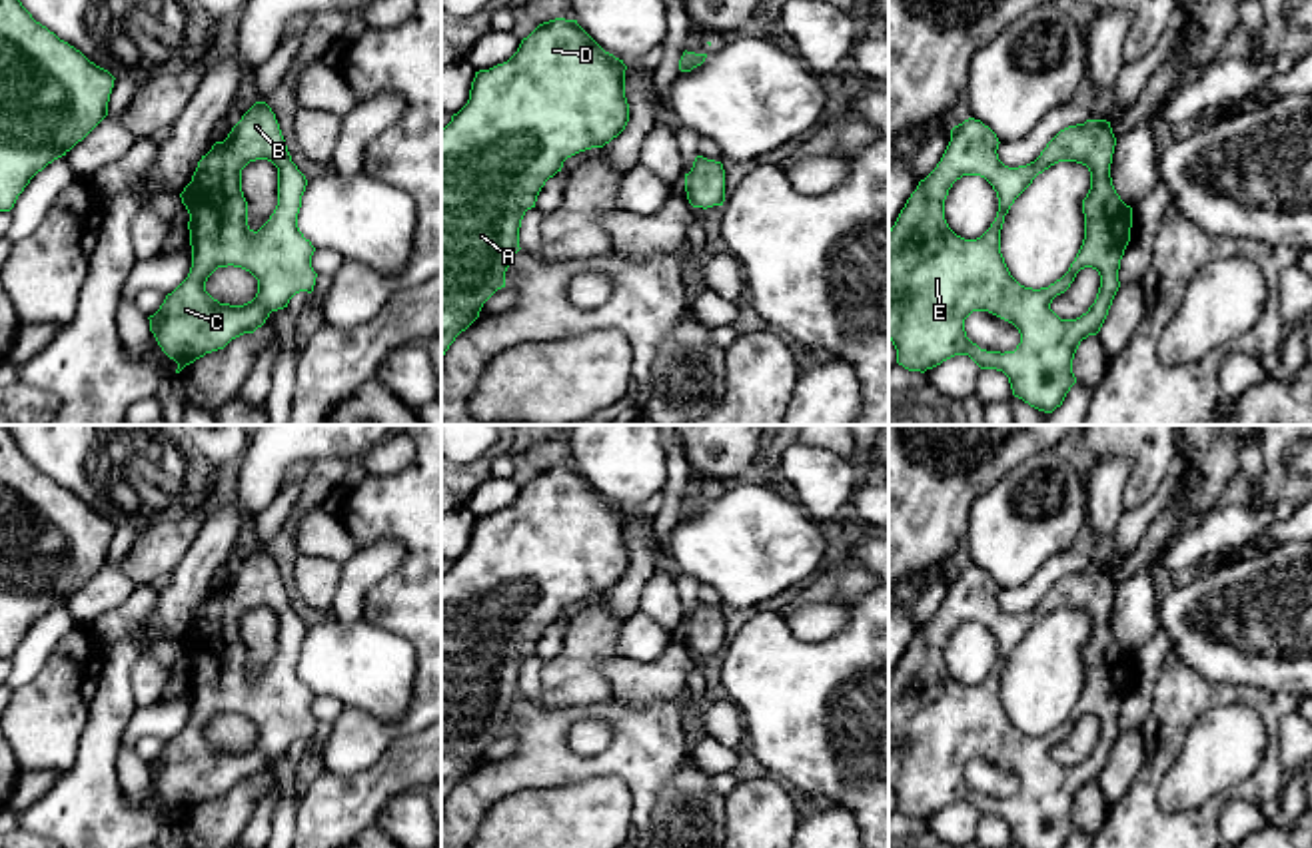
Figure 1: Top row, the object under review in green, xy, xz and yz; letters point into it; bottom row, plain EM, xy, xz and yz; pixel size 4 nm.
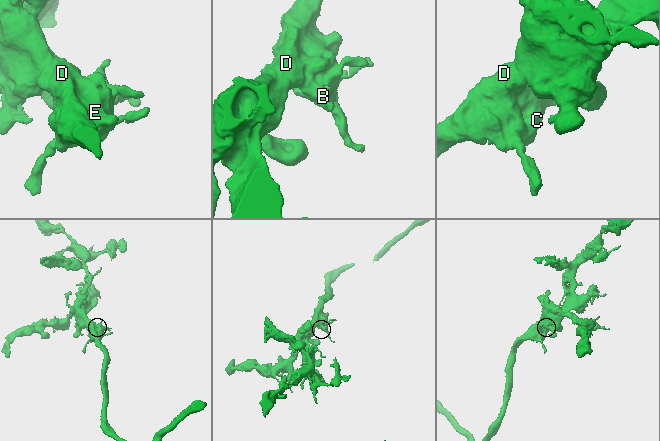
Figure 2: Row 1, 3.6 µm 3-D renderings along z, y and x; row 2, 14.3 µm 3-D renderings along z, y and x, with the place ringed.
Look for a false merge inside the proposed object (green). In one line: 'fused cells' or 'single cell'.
single cell

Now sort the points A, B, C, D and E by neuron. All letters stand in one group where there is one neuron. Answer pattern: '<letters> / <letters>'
A B C D E

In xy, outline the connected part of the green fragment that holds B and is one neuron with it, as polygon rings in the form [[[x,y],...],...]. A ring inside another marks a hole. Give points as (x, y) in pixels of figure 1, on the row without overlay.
[[[256,549],[228,585],[202,603],[192,629],[180,640],[190,660],[192,714],[148,764],[158,792],[178,810],[176,820],[206,800],[224,796],[232,786],[254,780],[272,758],[288,754],[296,740],[314,738],[316,694],[298,674],[306,633],[308,627],[292,609],[276,561],[266,549]],[[256,607],[278,615],[278,652],[258,678],[248,672],[242,638],[242,617]],[[228,712],[258,726],[252,748],[220,750],[206,738],[208,724]]]

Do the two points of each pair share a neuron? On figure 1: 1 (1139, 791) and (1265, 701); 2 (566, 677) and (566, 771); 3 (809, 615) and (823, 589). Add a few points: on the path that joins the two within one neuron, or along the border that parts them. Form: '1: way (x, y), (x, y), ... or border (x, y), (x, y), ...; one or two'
1: way (1165, 753), (1173, 727), (1205, 695), (1227, 695); one
2: border (612, 695), (590, 705), (542, 705); two
3: border (835, 601), (805, 603), (785, 619); two

